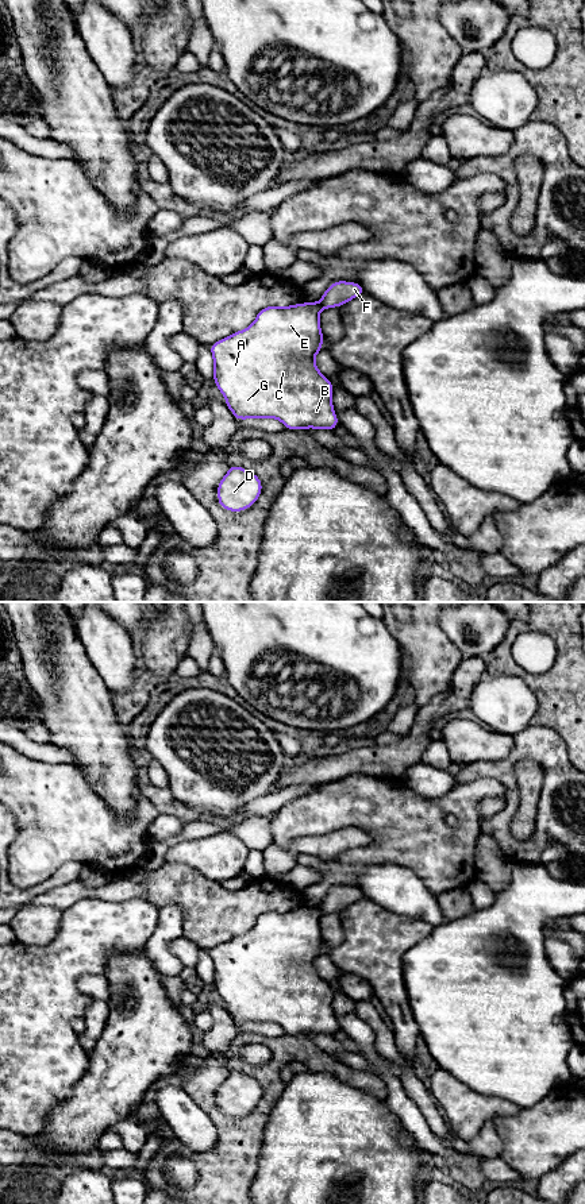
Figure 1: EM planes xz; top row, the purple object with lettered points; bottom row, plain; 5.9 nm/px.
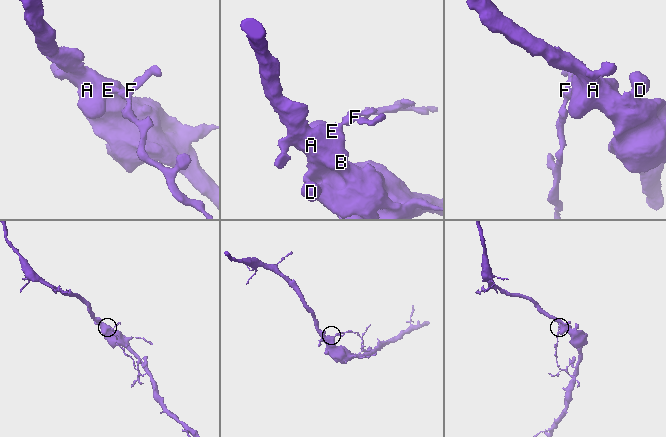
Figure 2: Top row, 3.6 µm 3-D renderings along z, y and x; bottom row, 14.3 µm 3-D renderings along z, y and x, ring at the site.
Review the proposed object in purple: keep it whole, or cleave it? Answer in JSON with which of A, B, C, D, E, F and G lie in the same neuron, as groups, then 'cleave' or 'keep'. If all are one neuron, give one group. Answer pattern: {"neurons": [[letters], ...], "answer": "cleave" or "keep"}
{"neurons": [["A", "B", "C", "D", "E", "G"], ["F"]], "answer": "cleave"}

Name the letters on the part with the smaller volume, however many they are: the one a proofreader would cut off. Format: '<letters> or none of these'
F

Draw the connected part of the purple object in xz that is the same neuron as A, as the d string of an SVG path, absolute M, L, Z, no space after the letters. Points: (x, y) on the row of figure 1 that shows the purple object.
M303 302L278 308L269 305L261 309L255 320L246 328L231 333L209 346L213 358L213 382L226 398L226 406L236 421L246 418L276 418L285 429L332 431L339 421L332 406L334 387L316 366L315 356L320 352L324 336L319 321L319 302Z

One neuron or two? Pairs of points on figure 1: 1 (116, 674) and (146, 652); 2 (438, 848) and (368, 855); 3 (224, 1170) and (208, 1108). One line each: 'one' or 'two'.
1: two
2: one
3: one

